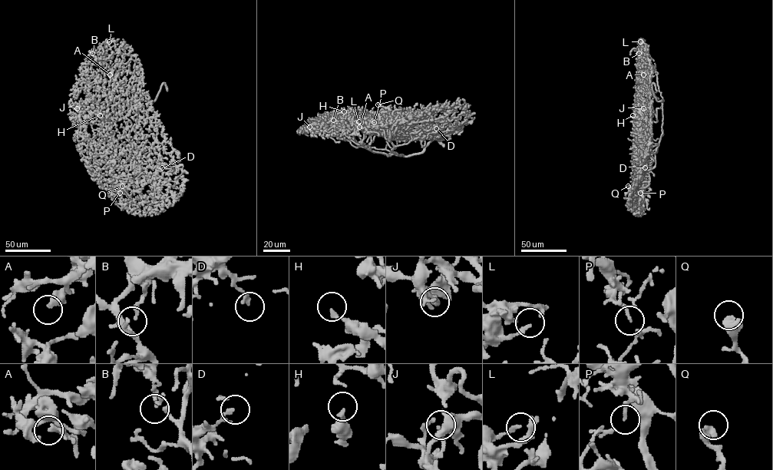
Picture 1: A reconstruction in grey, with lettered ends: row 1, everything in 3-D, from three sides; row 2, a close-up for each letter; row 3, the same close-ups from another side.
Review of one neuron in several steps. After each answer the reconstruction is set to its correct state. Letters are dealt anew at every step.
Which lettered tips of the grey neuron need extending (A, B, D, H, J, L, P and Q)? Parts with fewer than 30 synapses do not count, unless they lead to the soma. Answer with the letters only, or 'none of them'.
none of them

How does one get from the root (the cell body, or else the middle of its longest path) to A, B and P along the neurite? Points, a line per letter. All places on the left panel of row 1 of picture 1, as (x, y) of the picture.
A: (115, 109), (112, 117), (106, 107), (112, 86), (104, 74), (109, 70), (110, 74)
B: (115, 109), (112, 117), (106, 107), (112, 86), (104, 77), (104, 63), (97, 61), (95, 51), (92, 53)
P: (115, 109), (136, 103), (139, 109), (135, 127), (118, 140), (113, 153), (111, 167), (120, 193)

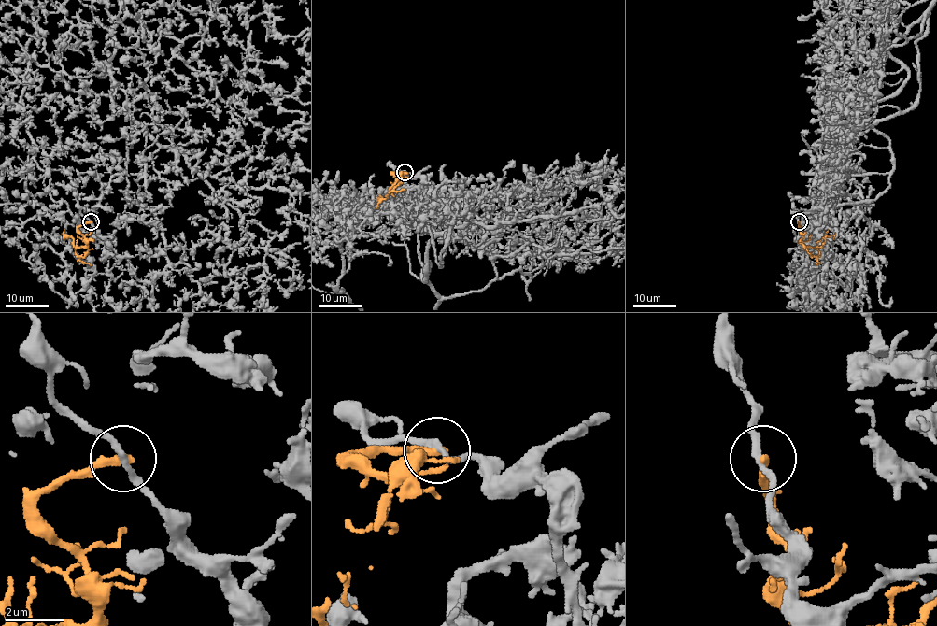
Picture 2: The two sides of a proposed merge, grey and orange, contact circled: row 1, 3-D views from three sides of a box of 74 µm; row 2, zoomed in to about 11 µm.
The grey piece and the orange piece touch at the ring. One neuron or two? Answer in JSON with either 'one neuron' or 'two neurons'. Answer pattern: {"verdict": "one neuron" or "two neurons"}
{"verdict": "two neurons"}

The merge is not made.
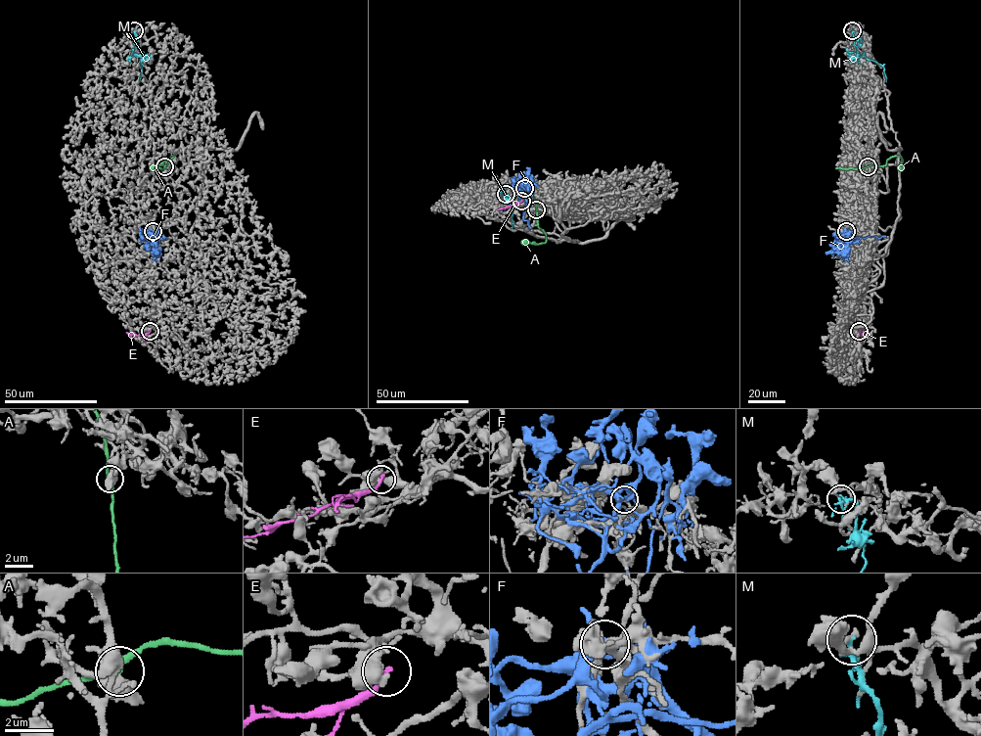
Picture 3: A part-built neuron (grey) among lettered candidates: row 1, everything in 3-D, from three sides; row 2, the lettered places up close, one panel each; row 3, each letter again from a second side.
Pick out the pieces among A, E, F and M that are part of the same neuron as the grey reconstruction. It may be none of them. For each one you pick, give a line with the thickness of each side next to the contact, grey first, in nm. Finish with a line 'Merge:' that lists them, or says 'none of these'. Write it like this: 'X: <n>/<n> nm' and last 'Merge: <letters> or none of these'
Merge: none of these

